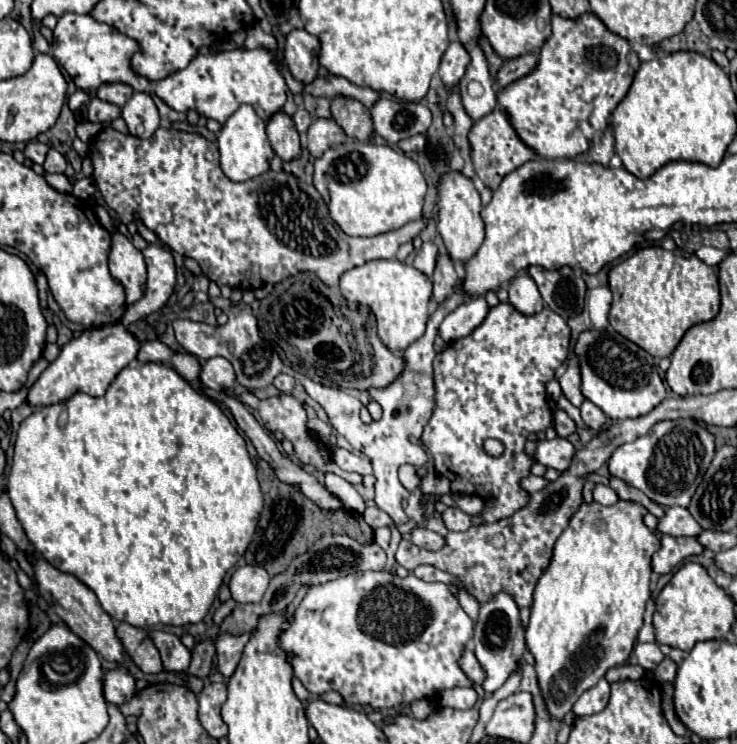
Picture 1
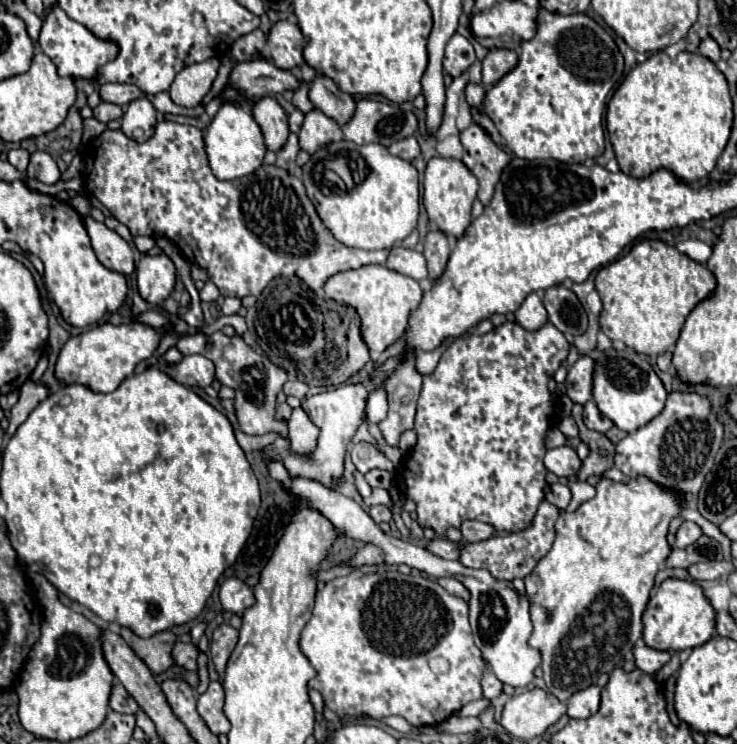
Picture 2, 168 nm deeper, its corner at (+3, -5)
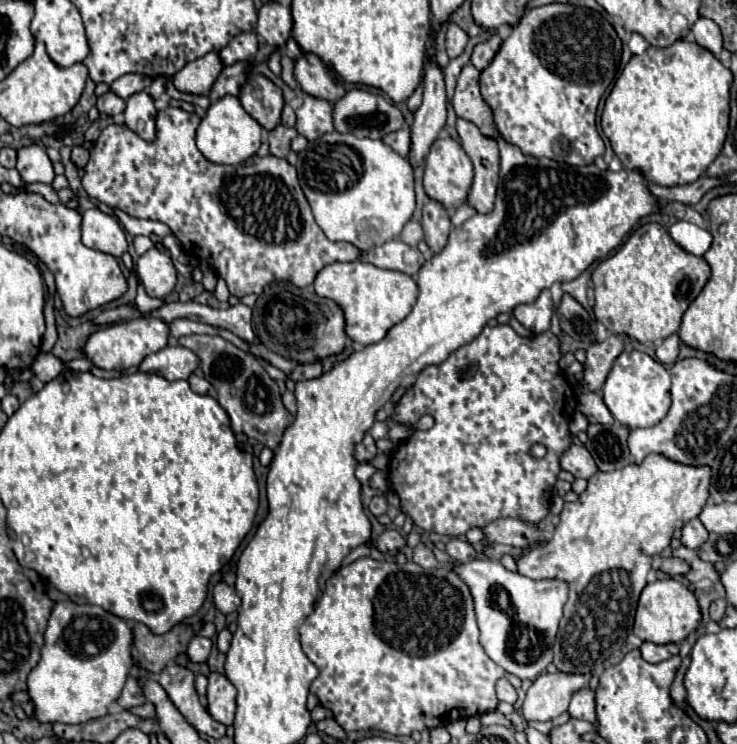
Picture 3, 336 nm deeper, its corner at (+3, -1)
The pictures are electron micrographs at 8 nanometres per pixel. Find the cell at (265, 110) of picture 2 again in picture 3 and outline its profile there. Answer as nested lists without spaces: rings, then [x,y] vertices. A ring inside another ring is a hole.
[[[251,73],[249,81],[239,93],[245,111],[259,121],[267,131],[273,131],[281,123],[283,95],[281,89],[259,73]]]

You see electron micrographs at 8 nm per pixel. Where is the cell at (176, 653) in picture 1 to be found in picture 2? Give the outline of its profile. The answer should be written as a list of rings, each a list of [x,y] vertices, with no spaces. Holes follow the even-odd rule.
[[[177,641],[173,647],[173,659],[179,667],[185,667],[189,671],[197,671],[197,655],[199,649],[193,643],[181,643]]]

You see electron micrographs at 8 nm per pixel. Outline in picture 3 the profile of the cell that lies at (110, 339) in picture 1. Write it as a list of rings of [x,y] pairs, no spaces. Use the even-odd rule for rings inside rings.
[[[139,317],[133,321],[125,321],[125,323],[111,323],[111,325],[97,329],[95,333],[91,333],[83,345],[83,355],[99,369],[123,371],[123,369],[141,365],[141,361],[147,355],[153,355],[159,349],[163,349],[167,345],[167,341],[169,341],[169,325],[167,323],[163,323],[161,319]]]

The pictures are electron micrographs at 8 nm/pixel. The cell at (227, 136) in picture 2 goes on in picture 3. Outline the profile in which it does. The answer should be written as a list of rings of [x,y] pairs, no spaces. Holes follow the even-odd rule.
[[[225,95],[223,99],[215,101],[207,115],[201,119],[201,125],[197,129],[197,147],[209,159],[217,165],[239,165],[253,157],[261,145],[261,125],[243,109],[241,101],[233,95]]]

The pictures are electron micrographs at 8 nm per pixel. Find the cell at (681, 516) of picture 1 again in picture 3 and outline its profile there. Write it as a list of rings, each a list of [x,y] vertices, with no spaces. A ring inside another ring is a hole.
[[[691,519],[685,527],[683,527],[683,535],[681,535],[681,543],[689,549],[697,549],[701,543],[705,543],[707,537],[707,529],[703,527],[703,523],[699,519]]]

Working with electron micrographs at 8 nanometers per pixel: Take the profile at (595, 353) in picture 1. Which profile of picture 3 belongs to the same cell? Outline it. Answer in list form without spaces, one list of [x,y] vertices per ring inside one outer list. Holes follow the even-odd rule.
[[[623,351],[615,359],[607,375],[607,381],[603,385],[603,401],[619,423],[631,429],[653,427],[669,411],[669,405],[671,405],[669,385],[671,385],[669,371],[659,361],[651,359],[647,353],[641,353],[641,351]]]

